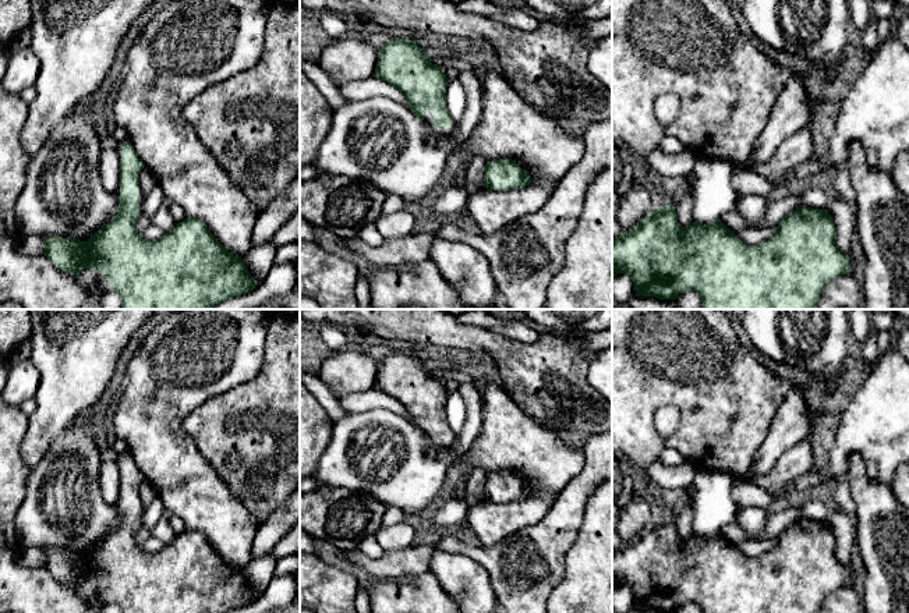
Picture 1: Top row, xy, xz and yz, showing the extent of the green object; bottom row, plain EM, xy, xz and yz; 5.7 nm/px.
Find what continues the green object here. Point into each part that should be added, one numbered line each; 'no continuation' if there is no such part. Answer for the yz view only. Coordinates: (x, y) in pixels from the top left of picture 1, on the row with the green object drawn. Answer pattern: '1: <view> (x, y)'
no continuation

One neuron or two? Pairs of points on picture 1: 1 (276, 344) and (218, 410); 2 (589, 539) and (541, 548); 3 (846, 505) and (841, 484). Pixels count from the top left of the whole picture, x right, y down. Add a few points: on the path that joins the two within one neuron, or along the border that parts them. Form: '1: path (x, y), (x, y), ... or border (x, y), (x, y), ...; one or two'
1: path (276, 365), (276, 369), (239, 407); one
2: border (584, 511), (577, 537), (563, 557), (563, 573); two
3: path (844, 499), (841, 489); one

